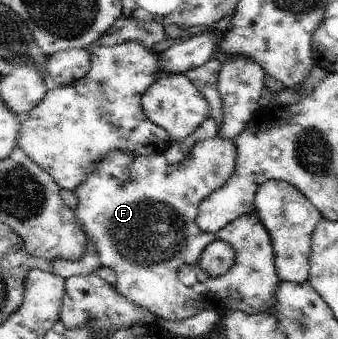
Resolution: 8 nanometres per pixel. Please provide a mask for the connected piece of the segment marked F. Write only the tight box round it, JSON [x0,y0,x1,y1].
[72,137,282,322]

